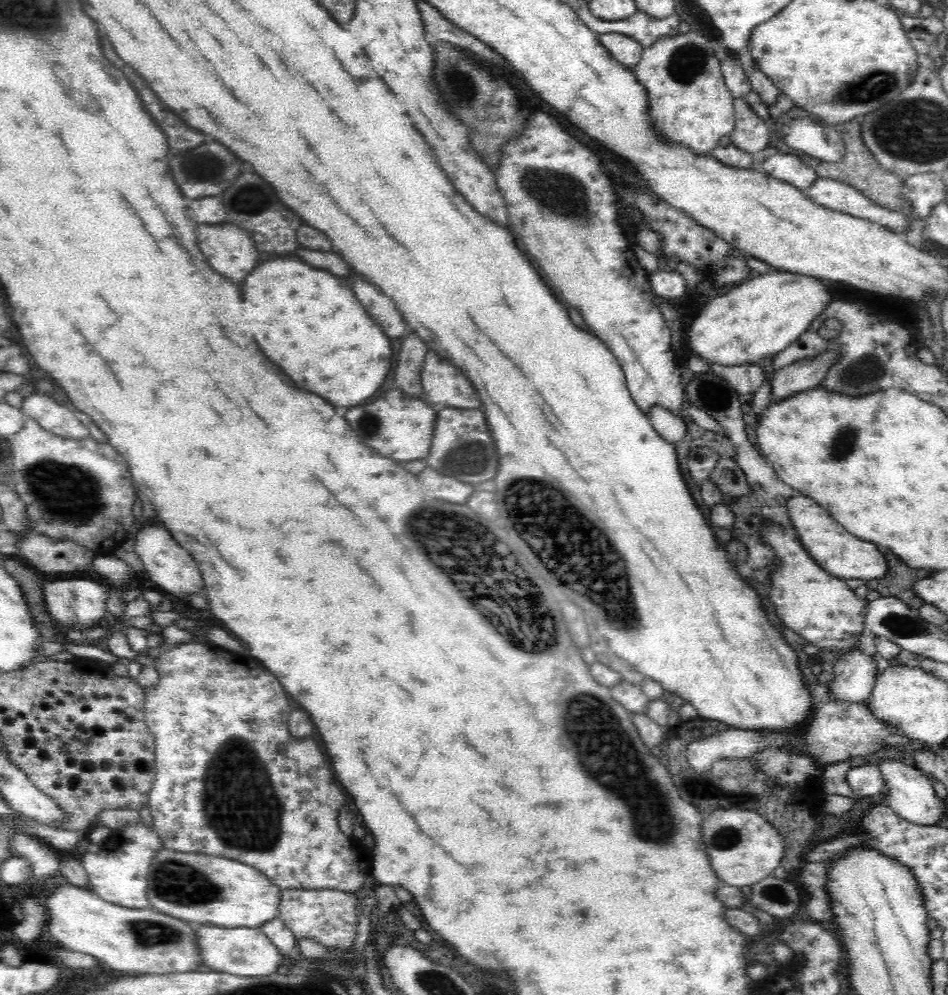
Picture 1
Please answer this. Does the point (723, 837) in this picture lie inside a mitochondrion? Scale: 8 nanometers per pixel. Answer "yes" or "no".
yes

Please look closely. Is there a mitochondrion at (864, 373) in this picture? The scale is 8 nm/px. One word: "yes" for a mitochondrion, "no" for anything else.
yes

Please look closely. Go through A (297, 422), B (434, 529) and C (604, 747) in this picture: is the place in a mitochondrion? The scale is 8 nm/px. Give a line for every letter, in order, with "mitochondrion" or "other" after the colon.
A: other
B: mitochondrion
C: mitochondrion

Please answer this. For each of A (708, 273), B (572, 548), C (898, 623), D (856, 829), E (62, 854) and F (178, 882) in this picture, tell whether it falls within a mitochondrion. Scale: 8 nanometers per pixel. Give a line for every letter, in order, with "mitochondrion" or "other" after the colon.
A: other
B: mitochondrion
C: mitochondrion
D: other
E: other
F: mitochondrion

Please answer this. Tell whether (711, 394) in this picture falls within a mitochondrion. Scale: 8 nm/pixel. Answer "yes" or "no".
yes

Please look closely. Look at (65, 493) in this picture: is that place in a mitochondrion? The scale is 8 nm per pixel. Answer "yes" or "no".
yes

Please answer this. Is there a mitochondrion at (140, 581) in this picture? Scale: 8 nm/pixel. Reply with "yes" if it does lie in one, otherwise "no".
no

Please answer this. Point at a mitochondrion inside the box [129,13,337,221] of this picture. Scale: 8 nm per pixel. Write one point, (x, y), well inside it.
(209, 166)

